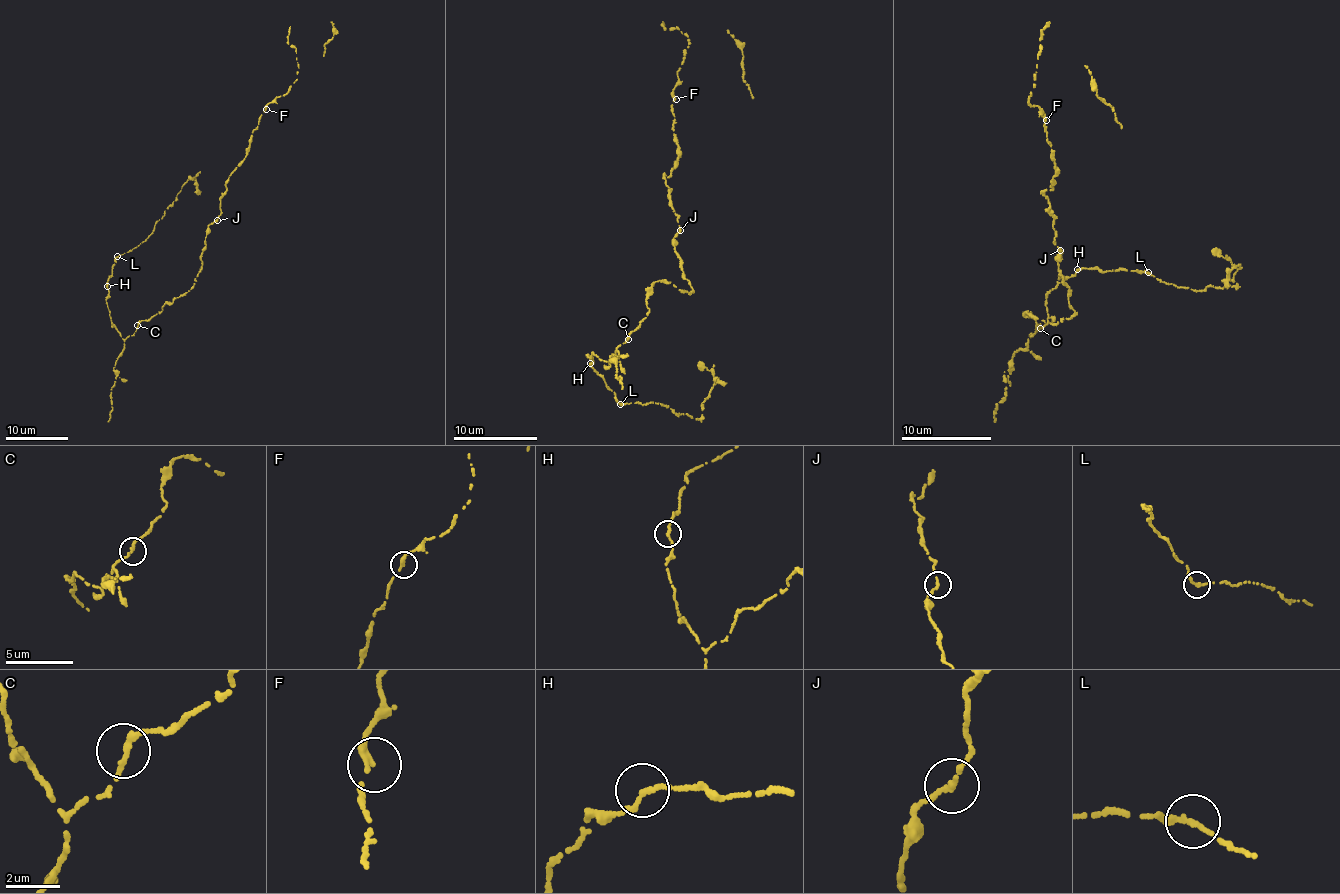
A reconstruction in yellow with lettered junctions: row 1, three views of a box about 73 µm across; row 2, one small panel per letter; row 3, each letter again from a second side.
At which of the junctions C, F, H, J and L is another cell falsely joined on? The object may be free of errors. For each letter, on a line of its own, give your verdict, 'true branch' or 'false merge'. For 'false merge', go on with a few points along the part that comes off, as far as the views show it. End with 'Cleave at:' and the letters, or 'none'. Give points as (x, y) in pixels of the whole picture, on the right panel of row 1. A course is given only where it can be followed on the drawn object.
C: true branch
F: true branch
H: true branch
J: true branch
L: true branch
Cleave at: none

